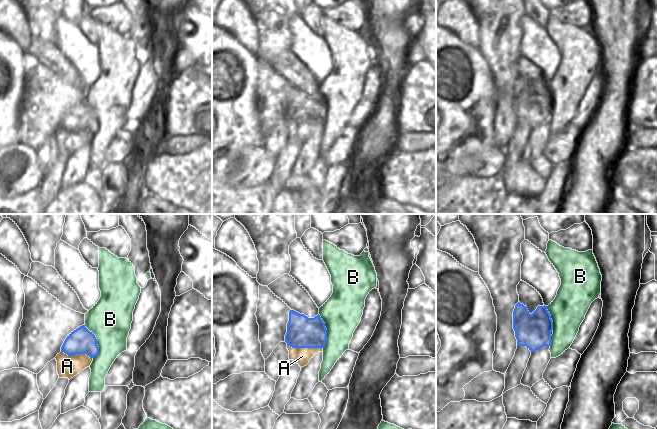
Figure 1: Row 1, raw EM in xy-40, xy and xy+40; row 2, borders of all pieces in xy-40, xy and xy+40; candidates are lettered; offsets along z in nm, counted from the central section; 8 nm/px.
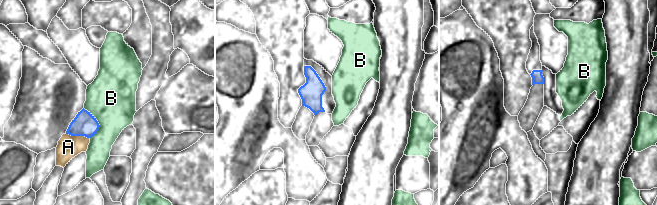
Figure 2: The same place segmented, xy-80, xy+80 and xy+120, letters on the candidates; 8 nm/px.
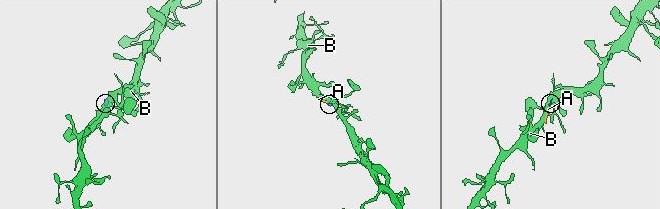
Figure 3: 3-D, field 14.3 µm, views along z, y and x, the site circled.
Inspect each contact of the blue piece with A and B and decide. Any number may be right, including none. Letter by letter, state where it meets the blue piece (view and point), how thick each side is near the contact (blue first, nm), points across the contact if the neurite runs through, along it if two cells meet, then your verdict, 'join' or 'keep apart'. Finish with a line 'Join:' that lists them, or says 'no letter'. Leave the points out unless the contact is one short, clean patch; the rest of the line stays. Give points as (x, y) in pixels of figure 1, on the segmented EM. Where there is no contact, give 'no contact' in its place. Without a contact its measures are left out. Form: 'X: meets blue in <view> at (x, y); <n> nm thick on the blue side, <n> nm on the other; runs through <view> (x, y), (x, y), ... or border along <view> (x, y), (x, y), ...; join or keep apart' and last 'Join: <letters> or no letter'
A: meets blue in xy at (305, 347); 260 nm thick on the blue side, 140 nm on the other; runs through xy (302, 332), (304, 334), (305, 347), (302, 356); join
B: meets blue in xy-40 at (96, 341); 200 nm thick on the blue side, 340 nm on the other; border along xy-40 (84, 324), (96, 339), (98, 353), (93, 358); keep apart
Join: A

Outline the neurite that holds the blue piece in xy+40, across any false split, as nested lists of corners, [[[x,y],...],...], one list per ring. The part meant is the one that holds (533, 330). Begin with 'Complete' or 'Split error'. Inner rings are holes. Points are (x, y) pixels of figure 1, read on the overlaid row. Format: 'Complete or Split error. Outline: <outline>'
Complete. Outline: [[[518,302],[513,311],[513,329],[517,346],[526,346],[531,352],[551,346],[553,321],[545,305],[530,314],[527,307]]]

